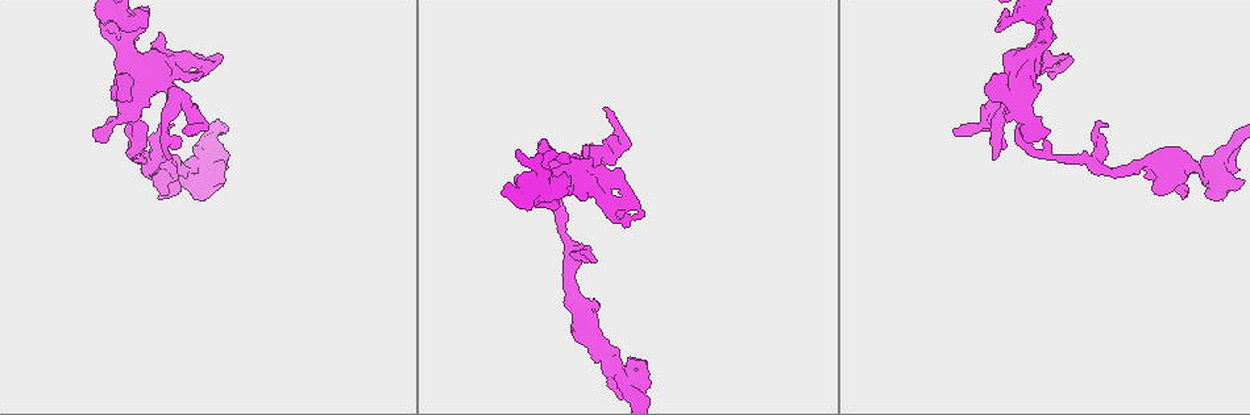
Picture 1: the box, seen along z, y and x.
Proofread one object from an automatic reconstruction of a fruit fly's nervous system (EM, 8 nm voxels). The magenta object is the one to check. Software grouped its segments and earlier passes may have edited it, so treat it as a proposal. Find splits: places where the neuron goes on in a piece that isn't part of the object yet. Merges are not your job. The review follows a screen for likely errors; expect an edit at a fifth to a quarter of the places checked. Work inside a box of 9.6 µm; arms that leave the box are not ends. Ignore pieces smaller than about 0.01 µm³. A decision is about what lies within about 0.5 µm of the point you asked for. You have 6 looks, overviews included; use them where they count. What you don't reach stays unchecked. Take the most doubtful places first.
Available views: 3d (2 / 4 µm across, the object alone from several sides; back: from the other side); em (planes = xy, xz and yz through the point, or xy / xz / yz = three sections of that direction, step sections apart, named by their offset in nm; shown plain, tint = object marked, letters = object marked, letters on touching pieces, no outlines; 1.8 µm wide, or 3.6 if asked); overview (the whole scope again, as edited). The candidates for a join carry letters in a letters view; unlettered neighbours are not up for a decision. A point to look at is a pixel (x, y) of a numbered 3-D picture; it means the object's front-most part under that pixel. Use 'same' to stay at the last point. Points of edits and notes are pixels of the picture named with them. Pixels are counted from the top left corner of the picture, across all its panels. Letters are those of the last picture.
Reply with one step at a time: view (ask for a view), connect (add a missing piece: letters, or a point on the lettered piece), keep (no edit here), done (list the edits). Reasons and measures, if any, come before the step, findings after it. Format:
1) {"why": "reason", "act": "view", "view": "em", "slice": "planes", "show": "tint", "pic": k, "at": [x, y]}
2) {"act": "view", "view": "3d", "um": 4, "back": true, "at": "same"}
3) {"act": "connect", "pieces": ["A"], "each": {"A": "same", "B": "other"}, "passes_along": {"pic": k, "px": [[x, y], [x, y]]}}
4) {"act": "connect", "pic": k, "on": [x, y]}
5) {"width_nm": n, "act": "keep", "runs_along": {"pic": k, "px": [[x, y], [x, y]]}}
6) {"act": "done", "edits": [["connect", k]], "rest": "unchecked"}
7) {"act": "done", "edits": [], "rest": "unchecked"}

{"why": "three arms meet", "act": "view", "view": "em", "slice": "xz", "step": 16, "show": "tint", "pic": 1, "at": [574, 246]}

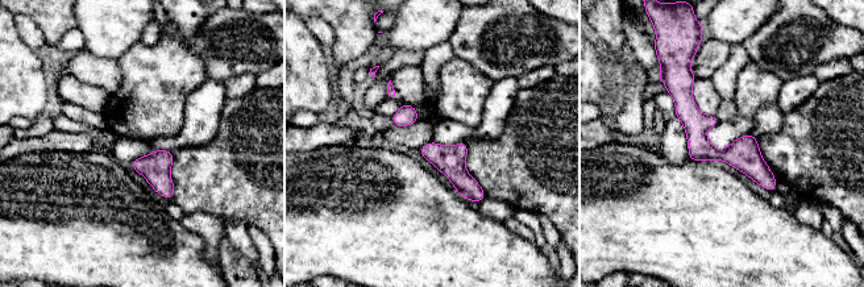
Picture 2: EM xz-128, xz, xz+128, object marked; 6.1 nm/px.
{"act": "view", "view": "em", "slice": "xz", "step": 16, "show": "letters", "at": "same"}

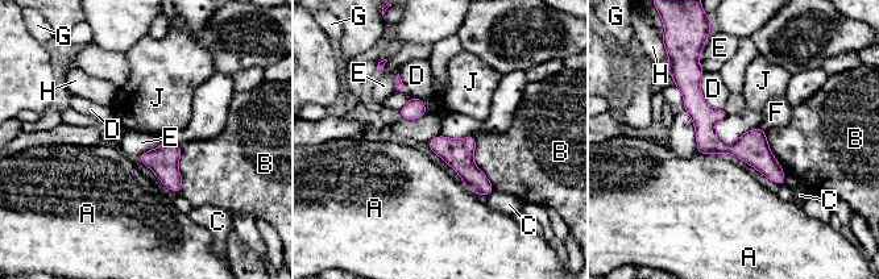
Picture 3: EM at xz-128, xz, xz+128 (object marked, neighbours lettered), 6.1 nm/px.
{"act": "keep", "each": {"A": "other", "B": "other", "C": "other", "D": "other", "E": "other", "F": "other", "G": "other", "H": "other", "J": "other"}, "runs_along": {"pic": 3, "px": [[687, 79], [704, 130], [780, 180]]}, "found": "no lettered piece goes on from it"}

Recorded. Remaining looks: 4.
{"why": "an open end", "act": "view", "view": "em", "slice": "xz", "step": 8, "show": "tint", "pic": 1, "at": [993, 157]}

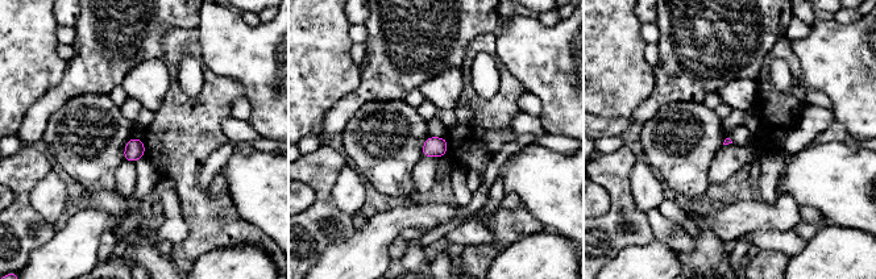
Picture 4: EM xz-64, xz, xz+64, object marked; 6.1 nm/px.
{"why": "cut it another way", "act": "view", "view": "em", "slice": "planes", "show": "letters", "at": "same"}

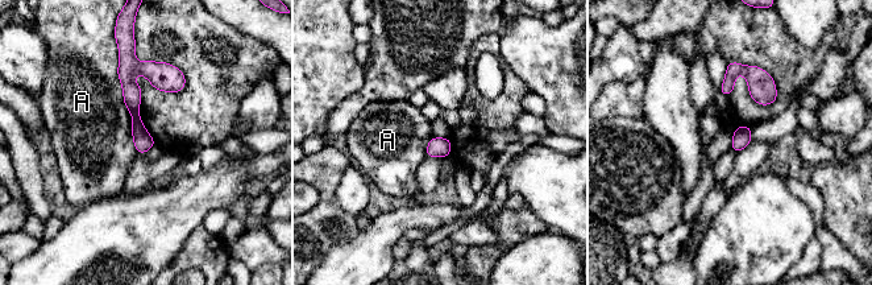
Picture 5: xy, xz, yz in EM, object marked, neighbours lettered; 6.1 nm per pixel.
{"act": "keep", "each": {"A": "other"}, "runs_along": {"pic": 5, "px": [[131, 63], [129, 86], [142, 149]]}, "found": "none of them fits"}

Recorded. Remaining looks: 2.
{"why": "an open end", "act": "view", "view": "em", "slice": "yz", "step": 16, "show": "tint", "pic": 1, "at": [185, 73]}

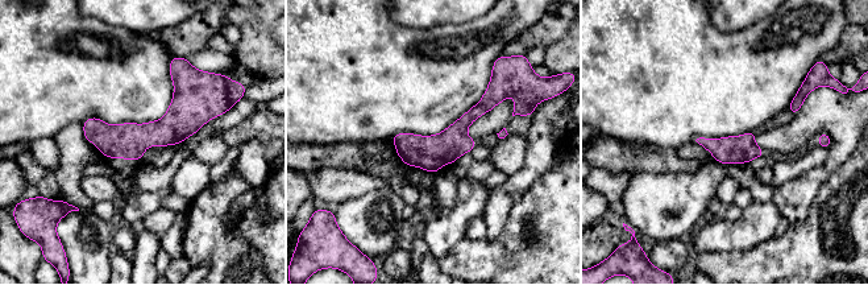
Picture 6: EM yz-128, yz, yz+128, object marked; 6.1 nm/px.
{"act": "view", "view": "em", "slice": "planes", "show": "letters", "at": "same"}

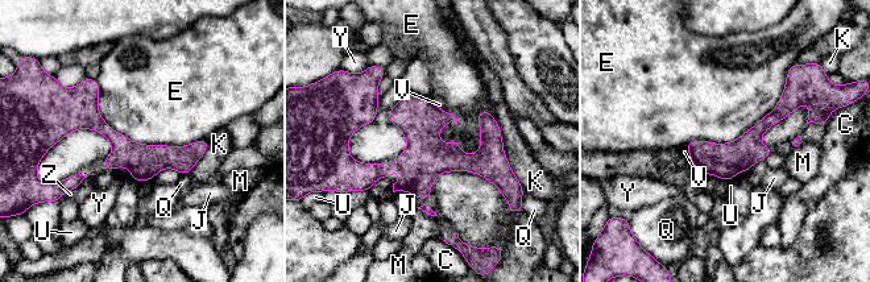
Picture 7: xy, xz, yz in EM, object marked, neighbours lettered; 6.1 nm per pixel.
{"act": "keep", "each": {"C": "other", "E": "other", "J": "other", "K": "other", "M": "other", "Q": "other", "U": "other", "V": "other", "Y": "other", "Z": "other"}, "runs_along": {"pic": 7, "px": [[356, 165], [489, 162], [506, 173]]}, "found": "none of them fits"}

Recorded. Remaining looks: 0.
{"act": "done", "edits": [], "rest": "unchecked"}

